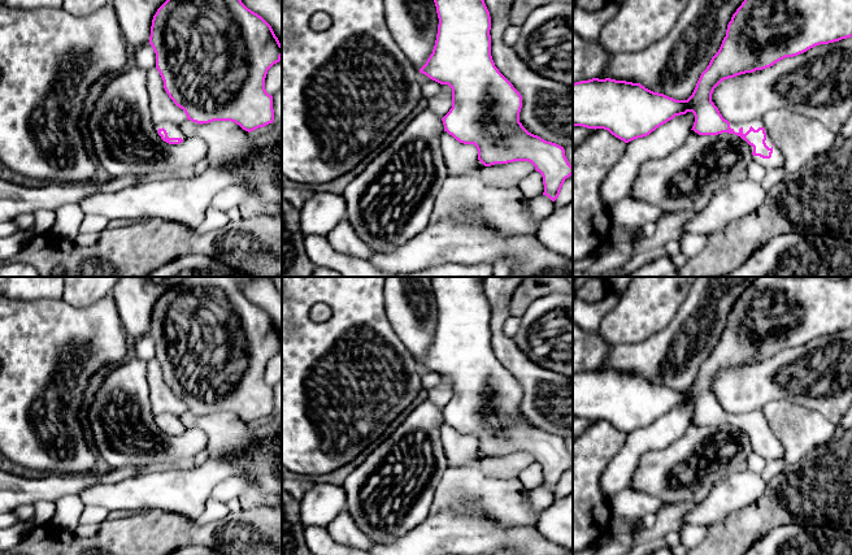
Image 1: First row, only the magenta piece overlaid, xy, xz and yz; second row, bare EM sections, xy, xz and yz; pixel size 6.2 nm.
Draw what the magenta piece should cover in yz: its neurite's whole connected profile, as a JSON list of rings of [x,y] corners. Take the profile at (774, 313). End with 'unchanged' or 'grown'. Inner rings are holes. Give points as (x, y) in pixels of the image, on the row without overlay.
[[[758,277],[733,305],[727,316],[726,328],[718,343],[712,348],[707,360],[701,364],[692,386],[687,391],[675,391],[664,385],[653,383],[640,374],[616,372],[610,369],[592,369],[573,374],[573,417],[587,420],[604,420],[616,429],[629,434],[634,430],[649,426],[661,416],[673,411],[675,407],[692,403],[695,413],[691,421],[699,426],[718,426],[722,424],[735,425],[749,435],[752,451],[766,461],[784,458],[781,441],[771,433],[762,411],[746,413],[729,413],[722,408],[718,399],[712,393],[714,380],[725,370],[740,365],[753,364],[773,357],[786,348],[794,348],[808,341],[839,333],[852,328],[852,277],[844,279],[829,279],[826,277]]]; grown

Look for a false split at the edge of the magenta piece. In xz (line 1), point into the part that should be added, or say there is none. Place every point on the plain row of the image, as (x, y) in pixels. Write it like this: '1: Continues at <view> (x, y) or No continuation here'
1: No continuation here

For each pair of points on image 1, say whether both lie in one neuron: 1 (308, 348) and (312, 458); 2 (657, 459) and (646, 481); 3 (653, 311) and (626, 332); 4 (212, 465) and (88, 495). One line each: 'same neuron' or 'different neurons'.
1: same neuron
2: same neuron
3: same neuron
4: same neuron

